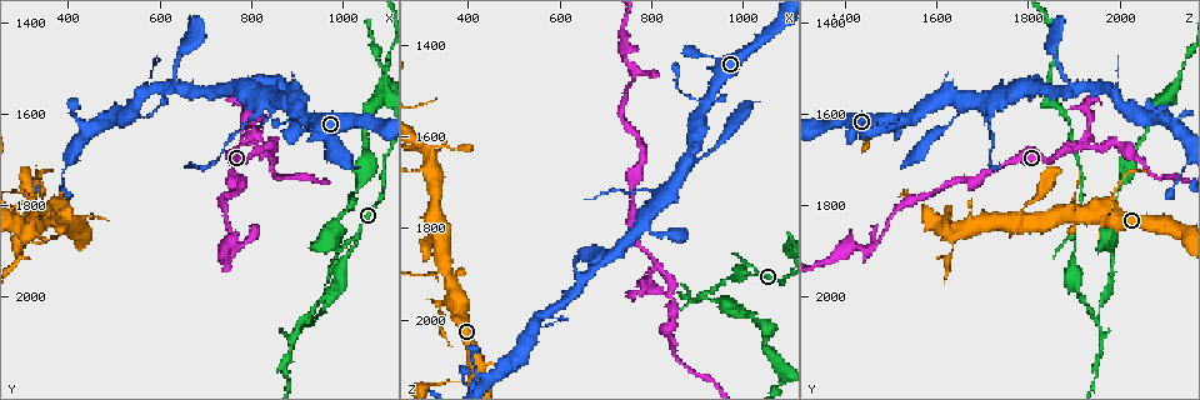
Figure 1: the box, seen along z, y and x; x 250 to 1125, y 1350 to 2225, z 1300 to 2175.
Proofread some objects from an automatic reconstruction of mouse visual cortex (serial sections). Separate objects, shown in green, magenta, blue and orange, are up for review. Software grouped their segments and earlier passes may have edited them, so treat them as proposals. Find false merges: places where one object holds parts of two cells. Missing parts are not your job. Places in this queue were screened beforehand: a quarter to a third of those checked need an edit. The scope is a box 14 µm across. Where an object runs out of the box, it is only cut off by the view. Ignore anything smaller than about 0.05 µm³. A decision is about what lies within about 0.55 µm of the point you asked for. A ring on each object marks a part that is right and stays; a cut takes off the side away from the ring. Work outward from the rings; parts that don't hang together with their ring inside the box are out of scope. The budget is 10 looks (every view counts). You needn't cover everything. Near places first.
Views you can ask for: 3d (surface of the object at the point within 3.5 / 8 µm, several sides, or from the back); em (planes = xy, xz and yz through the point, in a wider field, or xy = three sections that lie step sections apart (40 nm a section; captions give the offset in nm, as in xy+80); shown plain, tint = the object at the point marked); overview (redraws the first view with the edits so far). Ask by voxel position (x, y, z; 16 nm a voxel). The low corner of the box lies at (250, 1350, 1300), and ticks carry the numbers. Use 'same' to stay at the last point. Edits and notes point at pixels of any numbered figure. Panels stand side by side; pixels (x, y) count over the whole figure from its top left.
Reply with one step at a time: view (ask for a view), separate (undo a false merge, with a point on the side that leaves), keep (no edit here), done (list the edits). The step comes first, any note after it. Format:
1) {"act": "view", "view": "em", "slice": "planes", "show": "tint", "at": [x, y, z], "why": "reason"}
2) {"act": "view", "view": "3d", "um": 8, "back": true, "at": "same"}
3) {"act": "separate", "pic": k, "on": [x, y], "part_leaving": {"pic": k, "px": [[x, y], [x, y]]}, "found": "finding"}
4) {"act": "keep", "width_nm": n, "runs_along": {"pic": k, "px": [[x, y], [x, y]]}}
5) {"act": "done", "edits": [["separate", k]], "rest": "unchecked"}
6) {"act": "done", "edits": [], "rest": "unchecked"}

{"act": "view", "view": "3d", "um": 3.5, "at": [375, 1815, 1970], "why": "abrupt turn"}

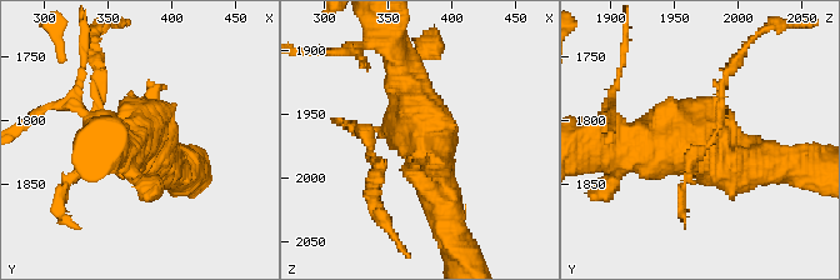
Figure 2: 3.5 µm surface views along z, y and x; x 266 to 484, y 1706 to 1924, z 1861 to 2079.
{"act": "view", "view": "em", "slice": "xy", "step": 5, "show": "plain", "at": [374, 1820, 1966], "why": "shape alone is not enough"}

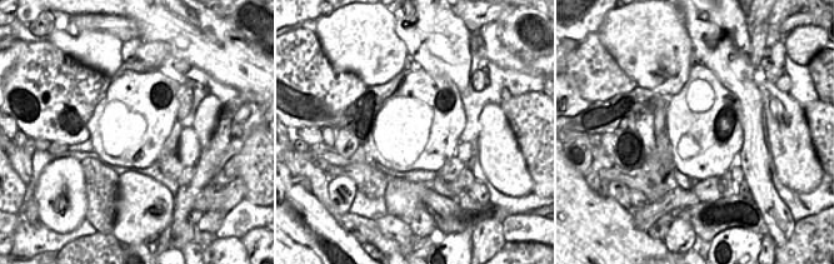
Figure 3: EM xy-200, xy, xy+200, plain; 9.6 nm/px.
{"act": "view", "view": "em", "slice": "xy", "step": 5, "show": "tint", "at": "same", "why": "where the object lies"}

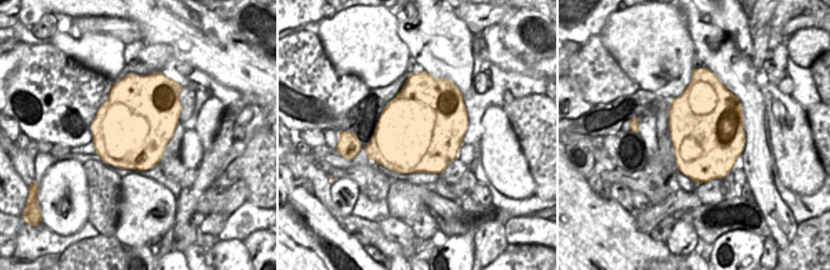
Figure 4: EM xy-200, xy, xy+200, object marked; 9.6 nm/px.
{"act": "keep", "width_nm": 800, "runs_along": {"pic": 2, "px": [[441, 205], [400, 55]]}, "found": "one cell here"}

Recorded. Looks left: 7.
{"act": "view", "view": "3d", "um": 3.5, "back": true, "at": [830, 1580, 1715], "why": "three arms meet"}

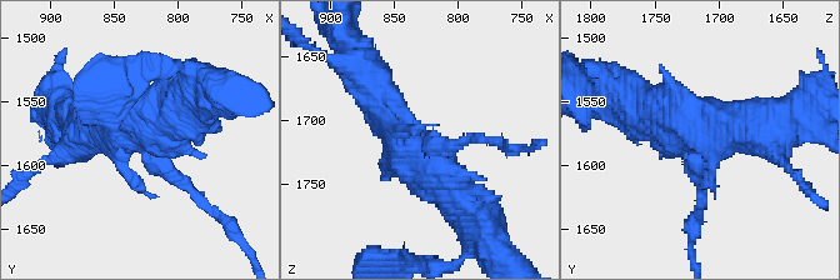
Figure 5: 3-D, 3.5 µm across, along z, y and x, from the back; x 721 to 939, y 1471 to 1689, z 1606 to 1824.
{"act": "view", "view": "em", "slice": "xy", "step": 5, "show": "tint", "at": [830, 1578, 1720], "why": "now the EM"}

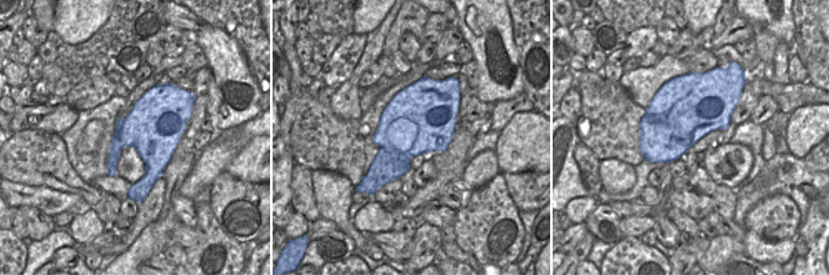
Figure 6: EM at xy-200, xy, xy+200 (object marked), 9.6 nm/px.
{"act": "separate", "pic": 5, "on": [201, 200], "part_leaving": {"pic": 5, "px": [[170, 170], [231, 228], [250, 261]]}, "found": "two cells meet here"}

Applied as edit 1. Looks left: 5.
{"act": "view", "view": "overview", "why": "redraw"}

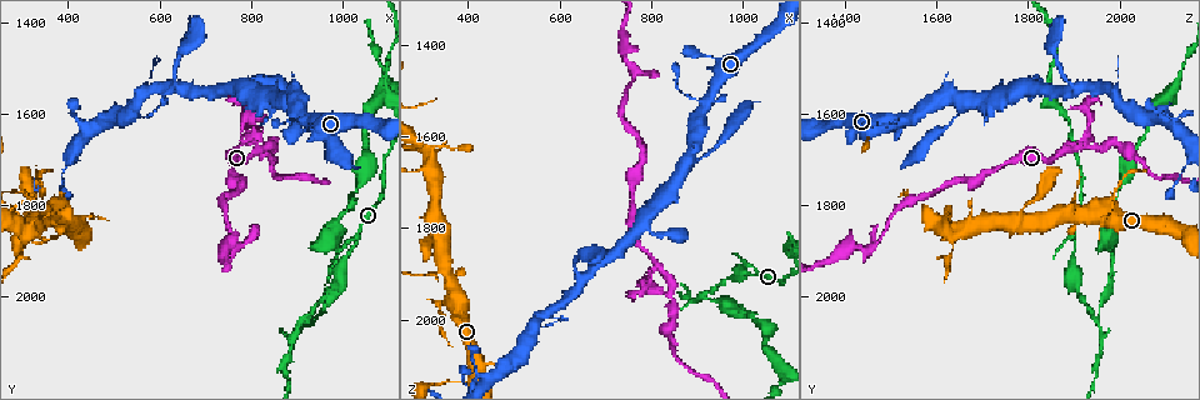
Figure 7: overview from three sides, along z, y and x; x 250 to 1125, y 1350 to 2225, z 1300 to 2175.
{"act": "view", "view": "3d", "um": 3.5, "at": [785, 1630, 1935], "why": "abrupt turn"}

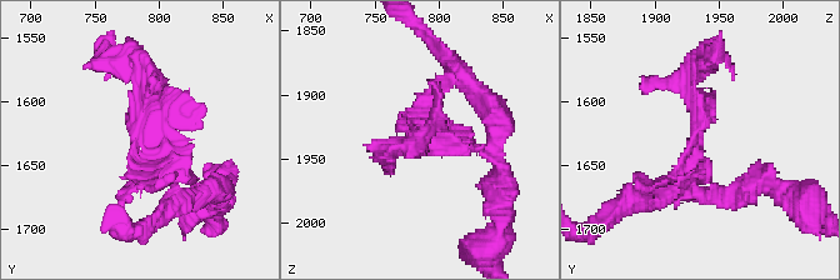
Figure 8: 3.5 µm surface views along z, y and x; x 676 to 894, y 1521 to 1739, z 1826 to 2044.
{"act": "view", "view": "em", "slice": "xy", "step": 2, "show": "tint", "at": [788, 1634, 1934], "why": "need the tissue"}

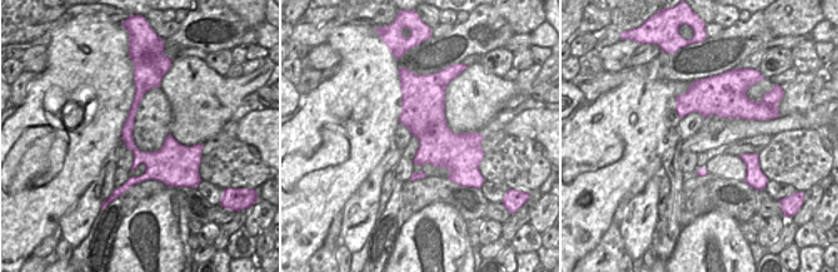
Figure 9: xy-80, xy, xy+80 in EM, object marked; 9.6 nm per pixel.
{"act": "view", "view": "em", "slice": "xy", "step": 5, "show": "tint", "at": "same"}

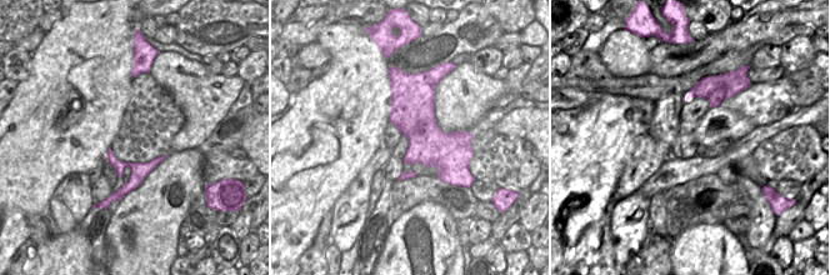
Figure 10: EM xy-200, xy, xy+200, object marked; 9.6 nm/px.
{"act": "keep", "width_nm": 420, "runs_along": {"pic": 8, "px": [[205, 190], [144, 144], [148, 68]]}, "found": "one cell here"}

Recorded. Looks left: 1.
{"act": "done", "edits": [["separate", 5]], "rest": "unchecked"}

